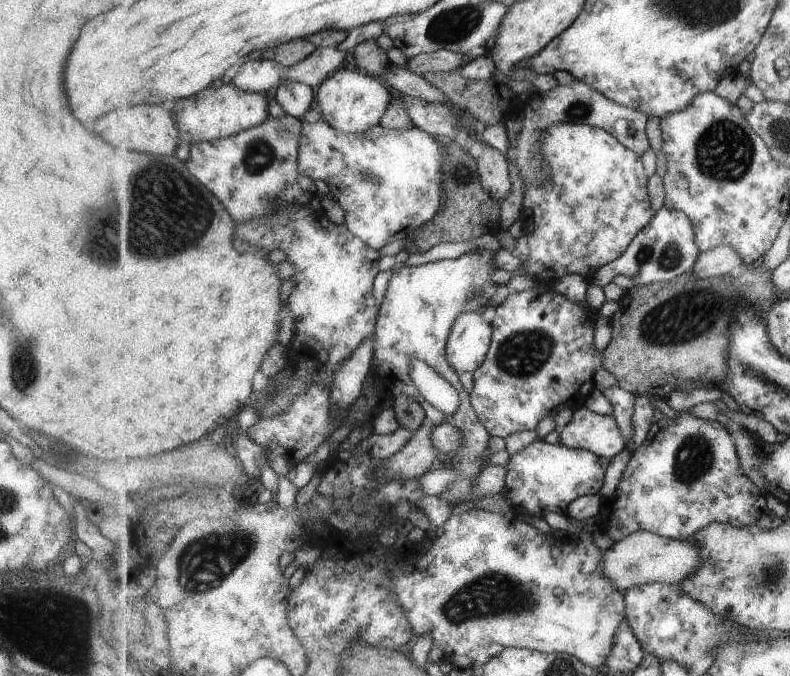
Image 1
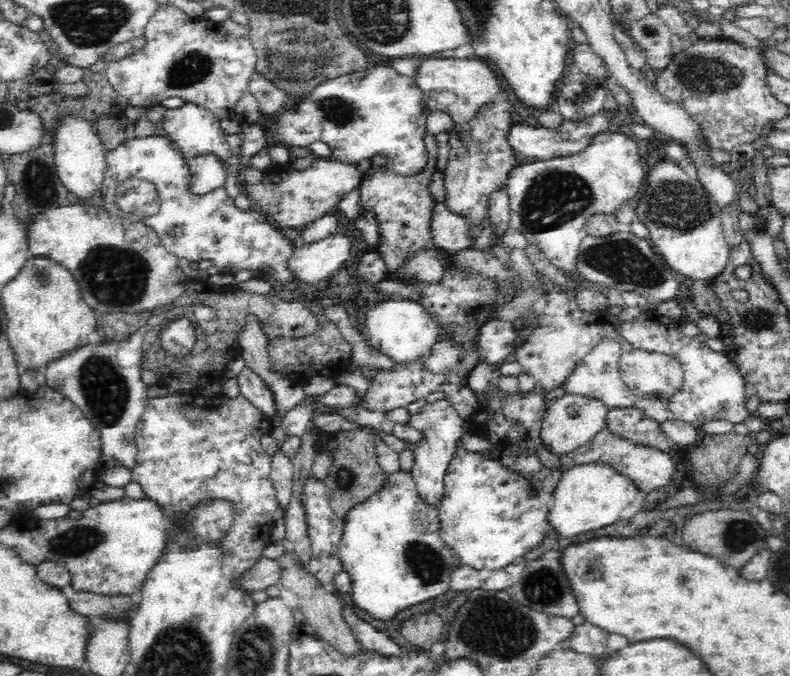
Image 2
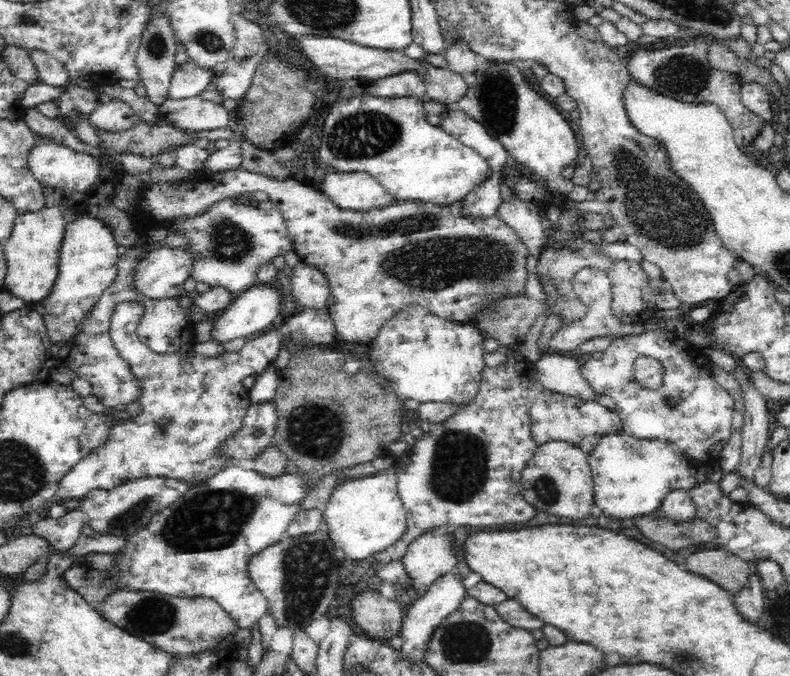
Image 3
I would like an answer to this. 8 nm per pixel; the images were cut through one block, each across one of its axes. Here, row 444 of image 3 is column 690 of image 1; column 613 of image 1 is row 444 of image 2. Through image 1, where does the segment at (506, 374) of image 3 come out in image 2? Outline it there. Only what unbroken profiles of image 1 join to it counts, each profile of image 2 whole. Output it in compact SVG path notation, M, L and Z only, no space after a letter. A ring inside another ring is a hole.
M538 389L527 393L520 392L519 395L509 395L502 391L502 395L494 395L491 399L488 399L487 405L480 402L480 408L484 410L488 408L492 411L491 414L493 415L491 416L489 429L483 428L483 426L474 426L472 430L476 434L485 436L494 445L494 450L487 452L488 456L491 456L494 460L500 459L504 467L516 471L526 480L535 480L538 491L553 493L562 475L544 467L538 455L536 455L536 449L542 443L539 432L541 431L546 404L543 392ZM500 452L506 452L506 454L500 454Z

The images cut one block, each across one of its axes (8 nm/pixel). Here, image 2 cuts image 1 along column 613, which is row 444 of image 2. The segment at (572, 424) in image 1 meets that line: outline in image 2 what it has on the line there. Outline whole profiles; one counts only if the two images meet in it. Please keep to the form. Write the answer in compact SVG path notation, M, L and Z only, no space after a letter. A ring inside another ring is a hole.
M448 399L438 400L432 404L425 404L422 411L418 414L409 416L406 423L418 431L422 431L422 438L416 443L414 450L414 464L411 474L418 491L418 494L432 506L440 506L442 496L444 496L444 478L446 477L448 466L459 440L465 435L468 428L466 420L463 419Z

